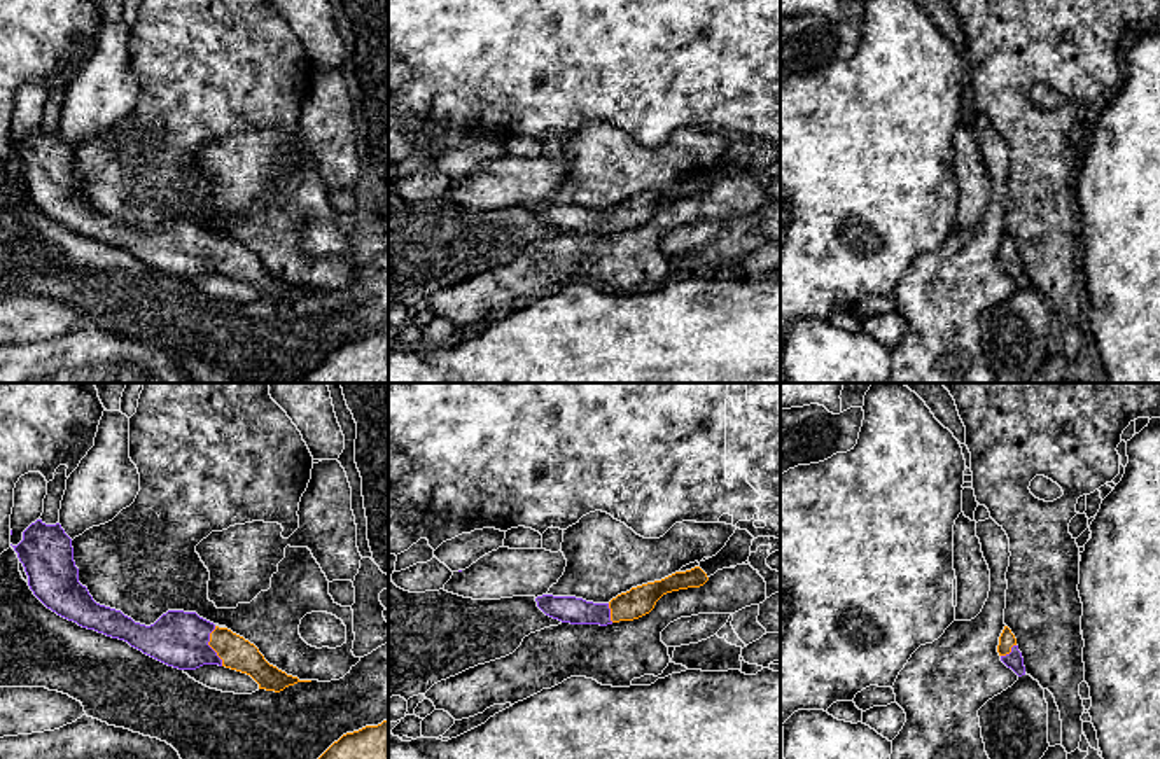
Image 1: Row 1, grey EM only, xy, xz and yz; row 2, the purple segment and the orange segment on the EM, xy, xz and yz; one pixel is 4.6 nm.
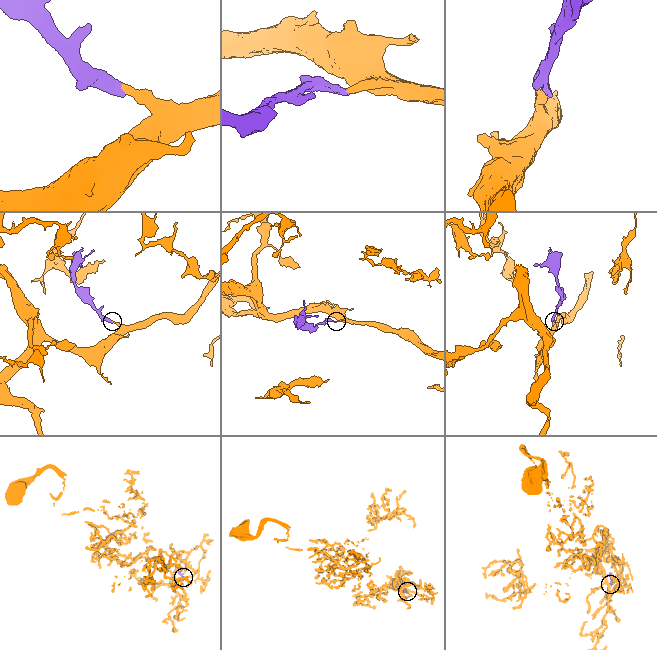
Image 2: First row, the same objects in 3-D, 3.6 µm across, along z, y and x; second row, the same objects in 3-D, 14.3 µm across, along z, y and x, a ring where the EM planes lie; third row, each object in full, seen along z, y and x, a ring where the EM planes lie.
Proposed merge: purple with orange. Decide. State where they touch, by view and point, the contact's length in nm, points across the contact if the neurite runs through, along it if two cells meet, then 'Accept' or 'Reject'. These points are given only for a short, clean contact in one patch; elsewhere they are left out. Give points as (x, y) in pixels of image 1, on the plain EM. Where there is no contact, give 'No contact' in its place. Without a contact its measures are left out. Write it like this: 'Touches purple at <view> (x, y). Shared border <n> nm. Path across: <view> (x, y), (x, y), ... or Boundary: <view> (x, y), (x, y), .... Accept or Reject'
Touches purple at xy (209, 254). Shared border 190 nm. Path across: xy (179, 247), (209, 254), (221, 254), (237, 261). Accept

